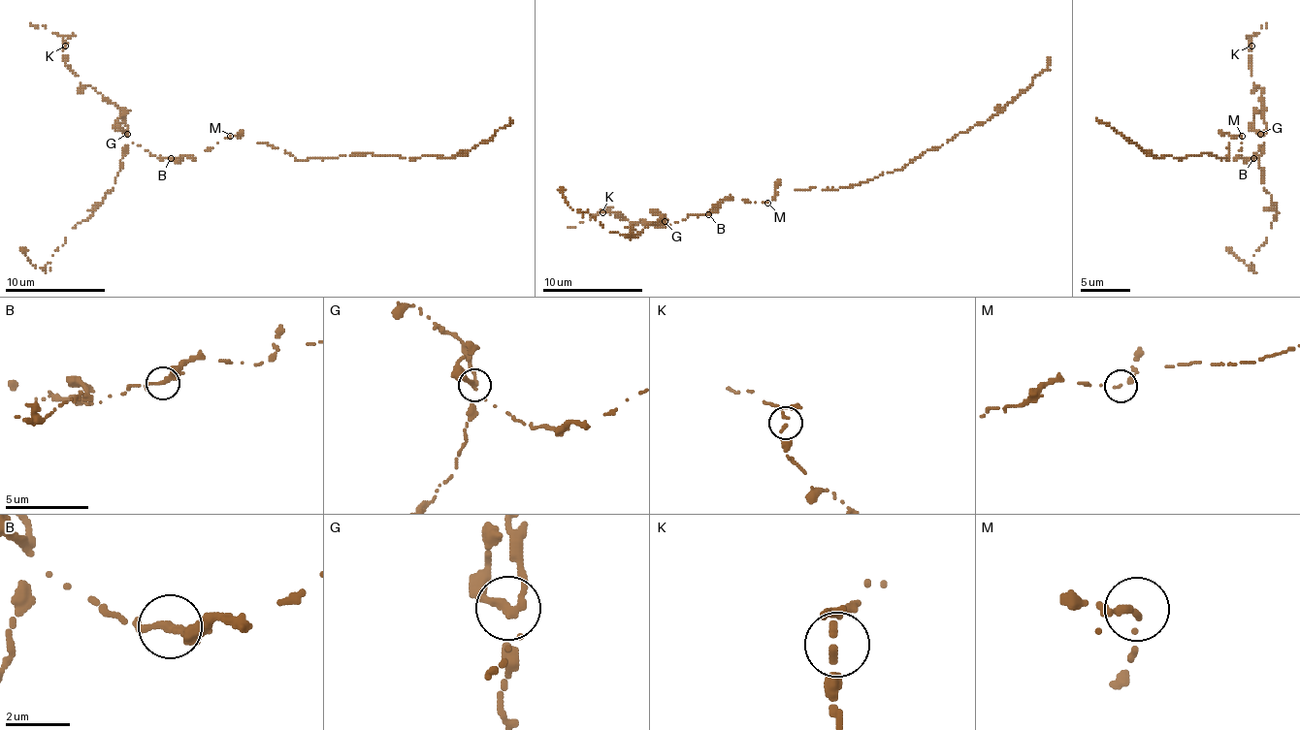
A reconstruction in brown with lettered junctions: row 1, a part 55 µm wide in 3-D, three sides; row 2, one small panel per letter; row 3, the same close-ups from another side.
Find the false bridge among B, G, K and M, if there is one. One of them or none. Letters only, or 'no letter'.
G

